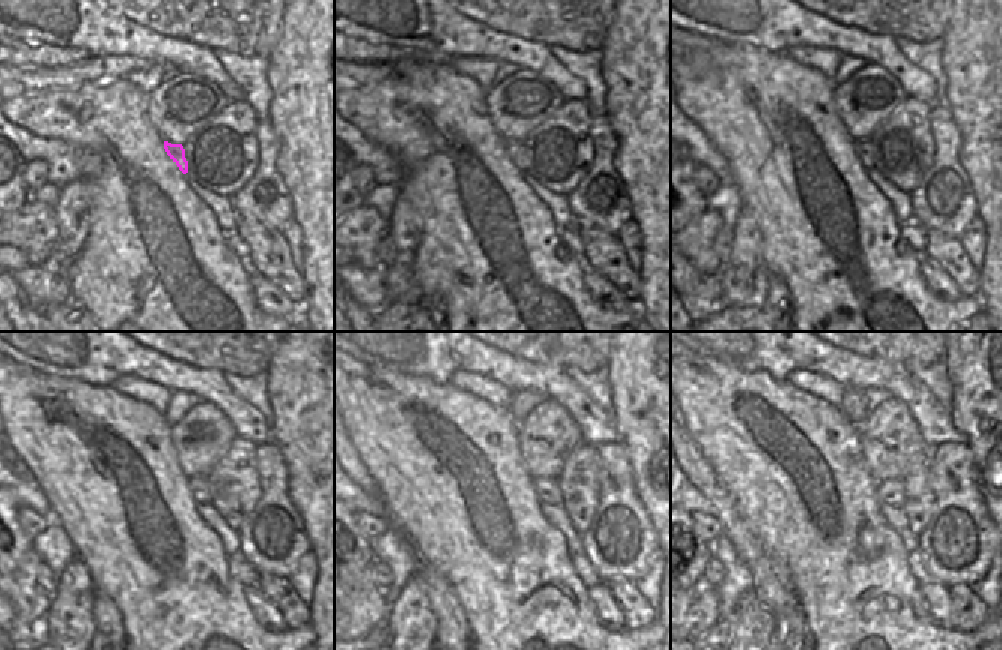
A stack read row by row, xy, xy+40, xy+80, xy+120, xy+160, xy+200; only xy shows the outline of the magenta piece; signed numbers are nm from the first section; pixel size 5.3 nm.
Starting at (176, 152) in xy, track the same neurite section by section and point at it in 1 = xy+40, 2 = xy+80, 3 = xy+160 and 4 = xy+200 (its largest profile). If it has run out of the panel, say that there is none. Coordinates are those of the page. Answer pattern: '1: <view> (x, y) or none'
1: xy+40 (518, 153)
2: xy+80 (864, 149)
3: xy+160 (546, 488)
4: xy+200 (891, 493)

